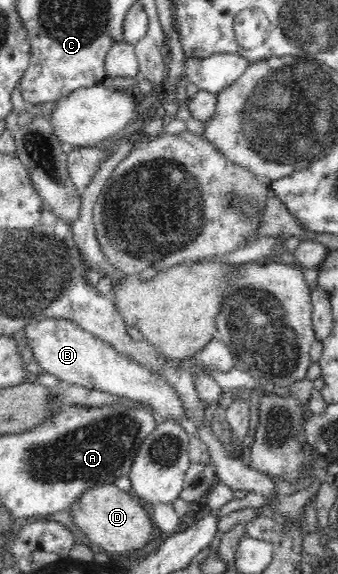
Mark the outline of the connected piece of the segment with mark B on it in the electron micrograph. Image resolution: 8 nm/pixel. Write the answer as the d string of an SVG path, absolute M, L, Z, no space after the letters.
M50 318L26 324L23 330L26 343L33 355L33 362L37 363L47 374L56 376L62 385L81 385L90 389L116 394L117 396L126 396L130 400L153 406L155 413L157 413L157 419L184 419L187 422L184 417L185 412L179 401L179 394L173 391L173 387L165 379L157 377L143 365L121 356L109 343L93 336L85 329L79 328L77 323L67 319Z

